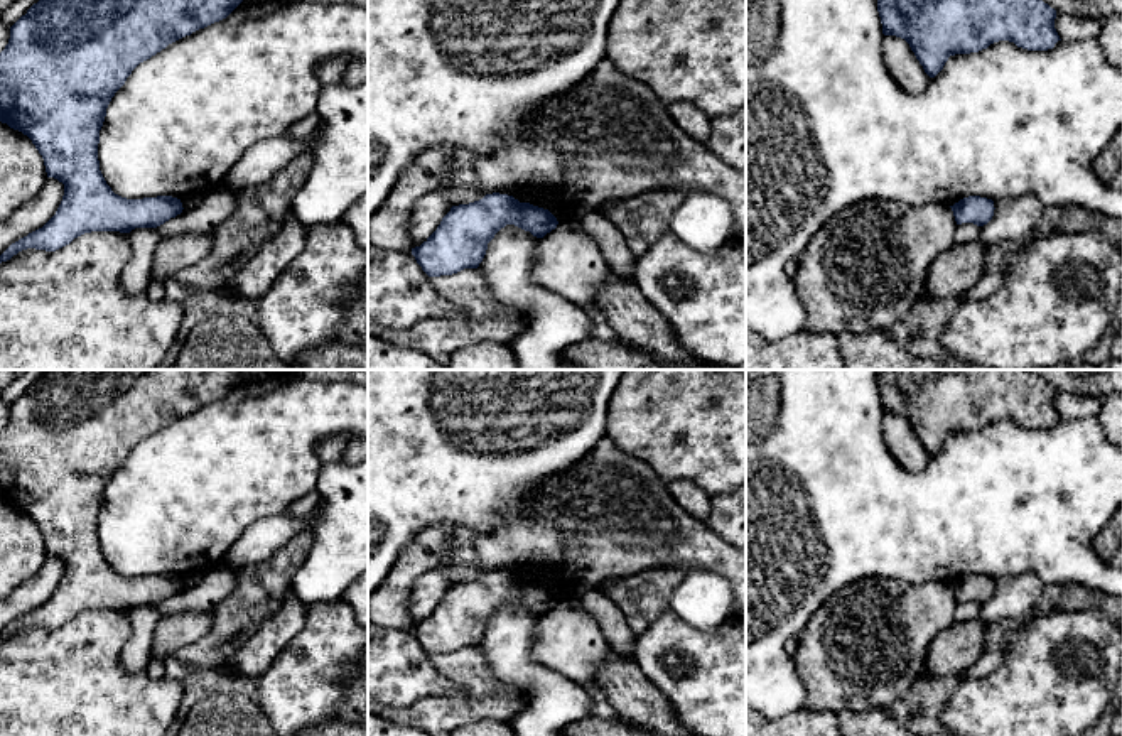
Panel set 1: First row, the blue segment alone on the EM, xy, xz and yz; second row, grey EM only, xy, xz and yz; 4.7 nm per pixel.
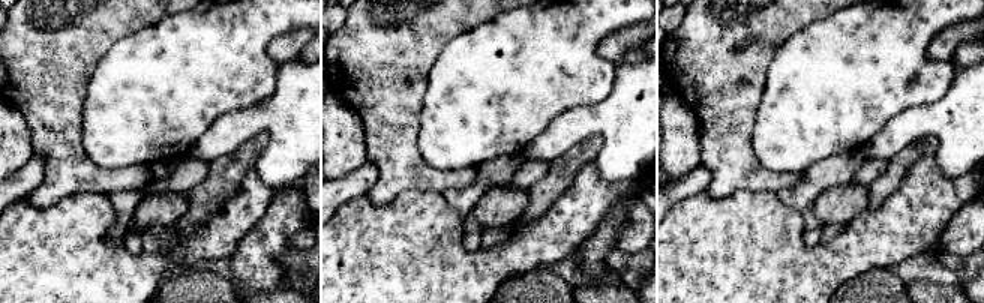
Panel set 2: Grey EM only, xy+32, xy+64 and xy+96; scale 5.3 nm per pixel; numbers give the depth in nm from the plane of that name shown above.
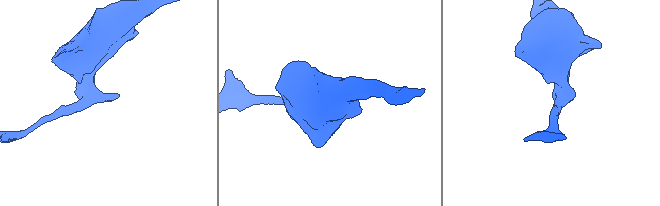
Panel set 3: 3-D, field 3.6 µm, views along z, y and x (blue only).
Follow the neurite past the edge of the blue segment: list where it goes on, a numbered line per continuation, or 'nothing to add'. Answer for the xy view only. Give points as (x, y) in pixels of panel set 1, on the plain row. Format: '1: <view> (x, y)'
nothing to add

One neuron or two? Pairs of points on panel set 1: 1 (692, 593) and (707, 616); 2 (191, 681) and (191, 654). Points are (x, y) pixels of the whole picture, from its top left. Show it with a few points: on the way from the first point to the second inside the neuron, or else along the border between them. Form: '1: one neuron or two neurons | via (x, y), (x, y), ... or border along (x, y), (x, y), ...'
1: one neuron | via (697, 598), (706, 606), (706, 611)
2: one neuron | via (191, 674), (191, 660)

